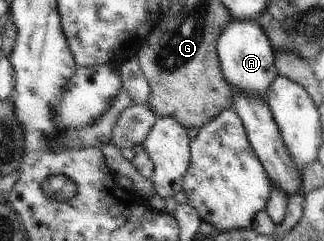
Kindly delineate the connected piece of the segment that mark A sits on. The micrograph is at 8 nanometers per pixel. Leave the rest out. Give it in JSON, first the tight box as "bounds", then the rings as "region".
{"bounds":[217,18,279,100],"region":[[[232,18],[230,20],[217,40],[217,53],[223,75],[231,86],[232,92],[266,100],[272,81],[279,75],[272,43],[258,22],[237,21]]]}

